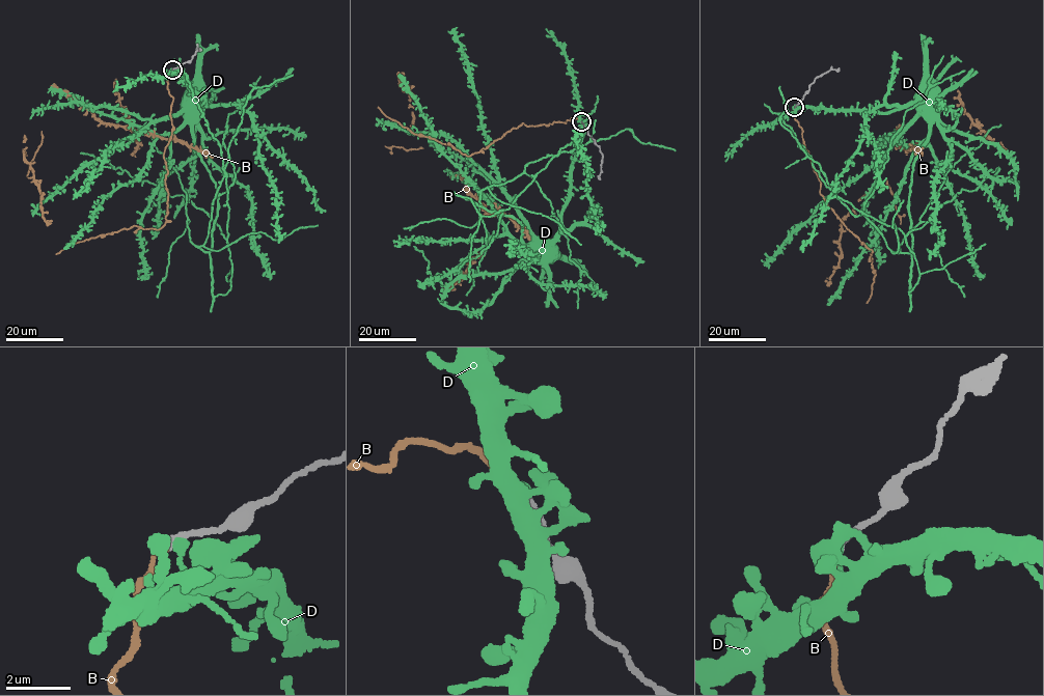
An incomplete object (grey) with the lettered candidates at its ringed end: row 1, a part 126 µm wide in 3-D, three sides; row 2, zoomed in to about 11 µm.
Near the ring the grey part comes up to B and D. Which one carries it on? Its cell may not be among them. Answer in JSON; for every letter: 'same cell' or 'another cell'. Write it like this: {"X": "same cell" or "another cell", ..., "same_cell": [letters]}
{"B": "same cell", "D": "another cell", "same_cell": ["B"]}

